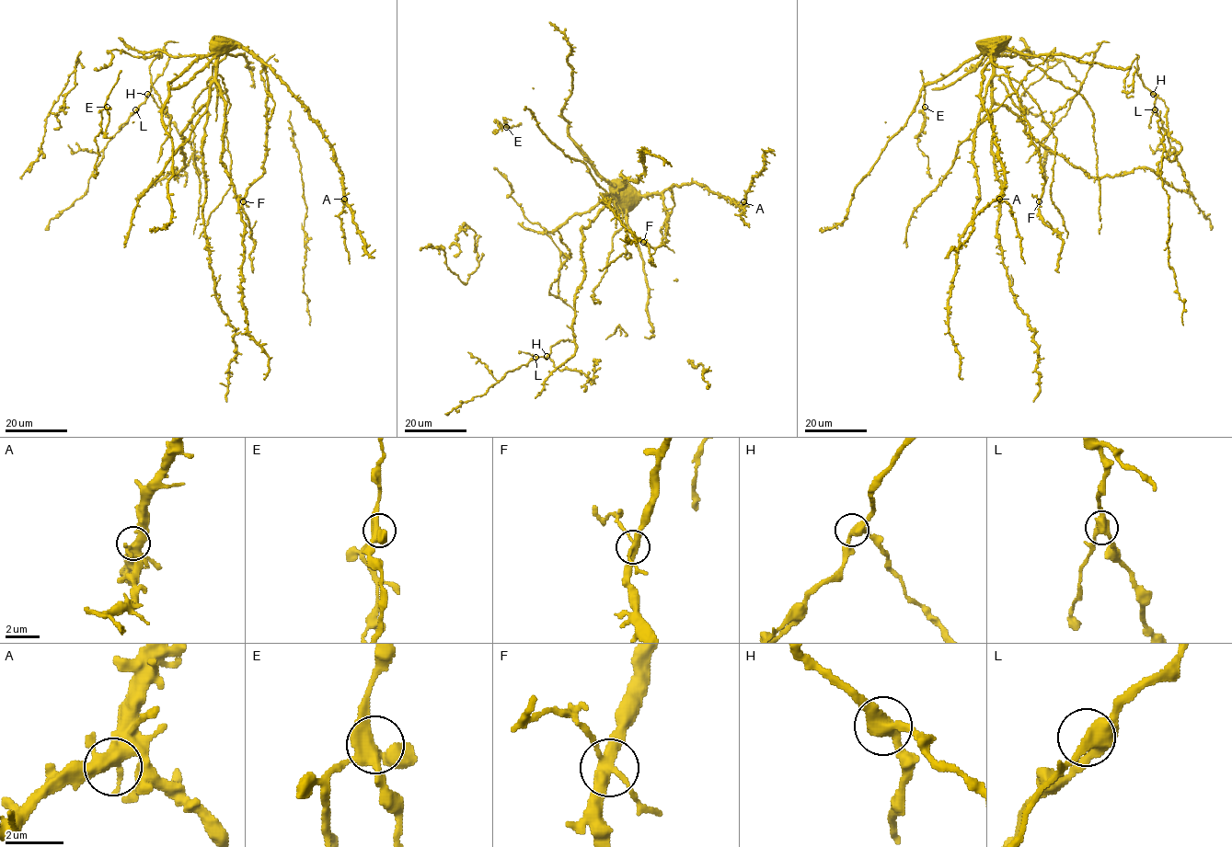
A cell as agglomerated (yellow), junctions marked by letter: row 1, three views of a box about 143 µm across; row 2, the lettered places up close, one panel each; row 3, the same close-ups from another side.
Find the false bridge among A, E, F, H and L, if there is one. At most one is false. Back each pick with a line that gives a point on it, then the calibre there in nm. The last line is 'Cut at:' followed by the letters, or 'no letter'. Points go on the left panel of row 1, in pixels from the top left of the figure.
F: place (243, 201); calibre 360 nm
Cut at: F

